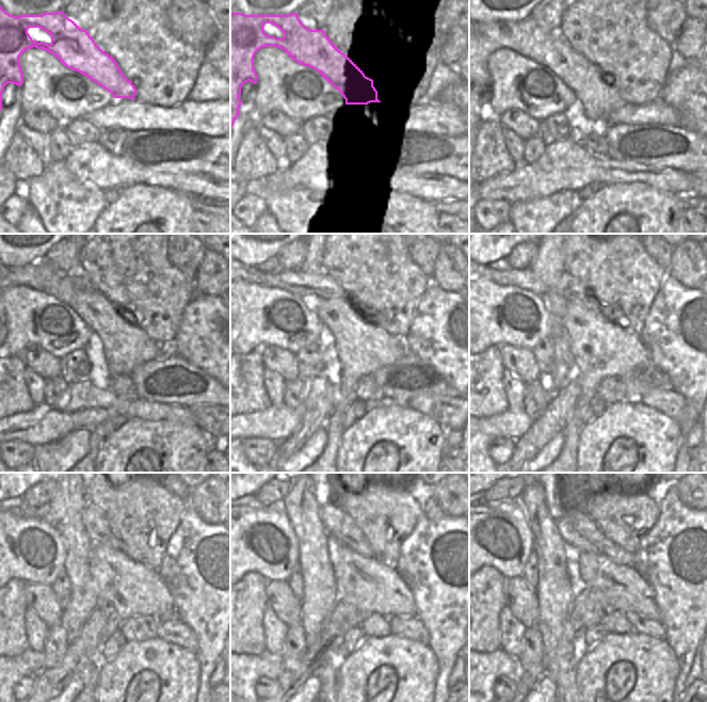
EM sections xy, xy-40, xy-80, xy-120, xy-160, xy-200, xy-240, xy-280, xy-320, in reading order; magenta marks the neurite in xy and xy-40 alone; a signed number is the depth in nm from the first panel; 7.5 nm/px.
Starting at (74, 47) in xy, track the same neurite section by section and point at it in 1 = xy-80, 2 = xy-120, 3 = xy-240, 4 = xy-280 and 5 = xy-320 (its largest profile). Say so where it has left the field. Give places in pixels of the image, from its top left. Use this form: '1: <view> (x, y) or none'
1: xy-80 (598, 97)
2: xy-120 (125, 345)
3: xy-240 (125, 588)
4: xy-280 (363, 585)
5: xy-320 (603, 587)

